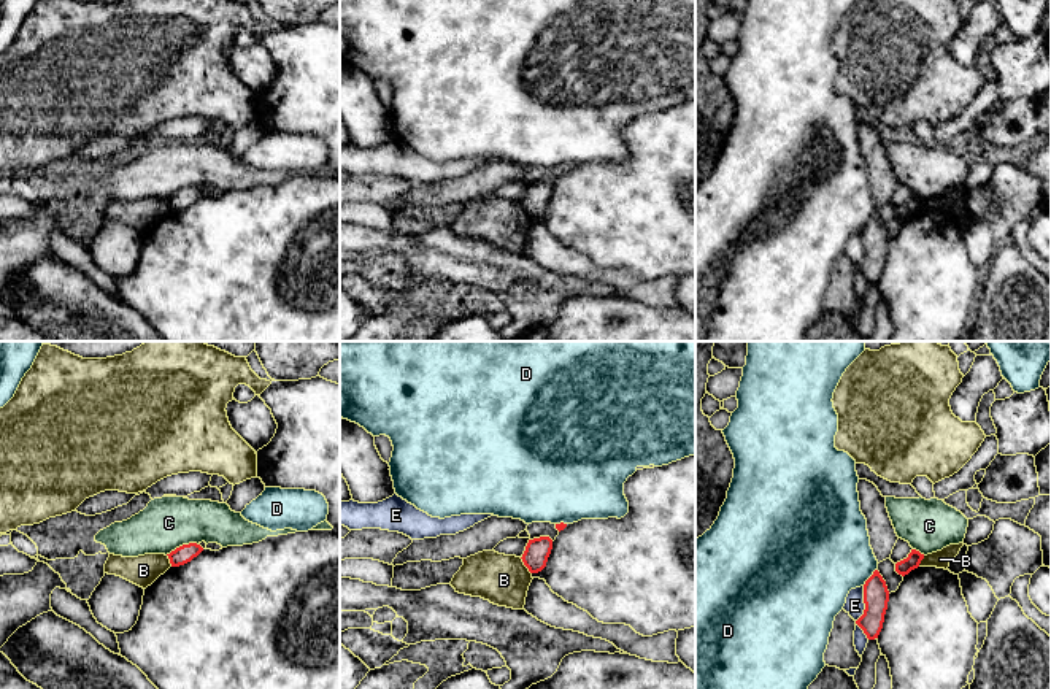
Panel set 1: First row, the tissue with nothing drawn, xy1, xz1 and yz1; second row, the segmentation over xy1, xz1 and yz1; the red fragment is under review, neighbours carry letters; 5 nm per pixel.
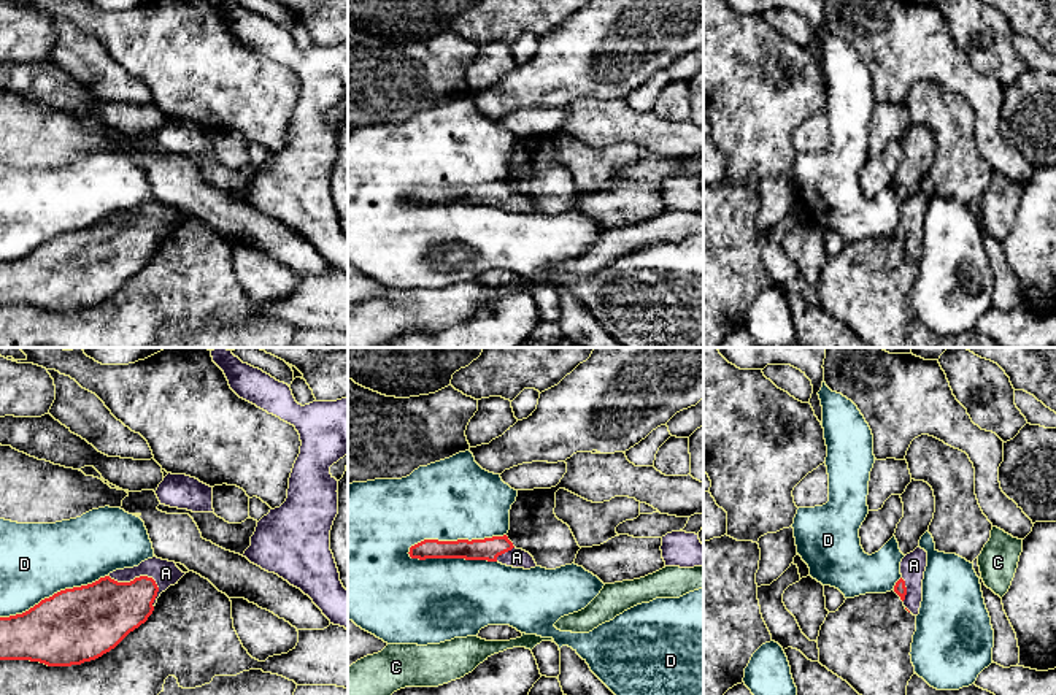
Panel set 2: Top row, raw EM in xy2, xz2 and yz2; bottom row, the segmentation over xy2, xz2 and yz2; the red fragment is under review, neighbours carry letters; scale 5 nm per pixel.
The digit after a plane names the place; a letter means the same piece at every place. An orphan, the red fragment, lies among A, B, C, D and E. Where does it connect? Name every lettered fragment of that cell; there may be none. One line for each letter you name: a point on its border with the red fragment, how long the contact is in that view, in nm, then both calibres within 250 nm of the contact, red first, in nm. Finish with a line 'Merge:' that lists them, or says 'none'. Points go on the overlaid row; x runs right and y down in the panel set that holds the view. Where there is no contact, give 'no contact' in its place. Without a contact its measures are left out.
A: xy2 (145, 576) | 280 nm | 300/130 nm
Merge: A

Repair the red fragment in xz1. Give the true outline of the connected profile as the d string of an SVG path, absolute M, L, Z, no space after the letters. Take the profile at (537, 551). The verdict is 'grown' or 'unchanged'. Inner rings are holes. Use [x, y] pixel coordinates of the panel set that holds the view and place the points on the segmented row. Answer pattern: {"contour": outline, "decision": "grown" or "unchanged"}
{"contour": "M549 537L533 538L529 540L521 559L530 573L538 573L546 567L551 549L552 540Z", "decision": "unchanged"}

